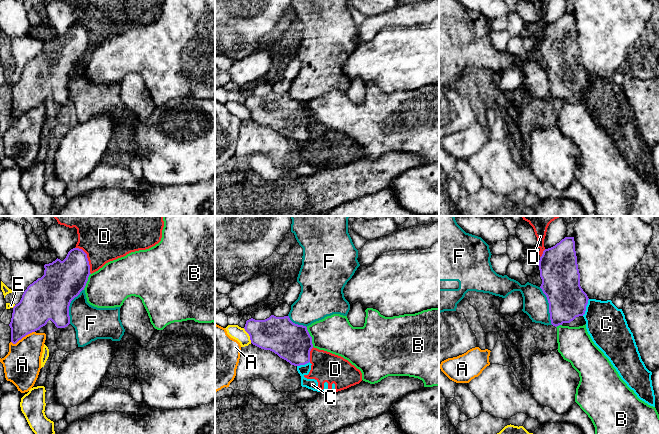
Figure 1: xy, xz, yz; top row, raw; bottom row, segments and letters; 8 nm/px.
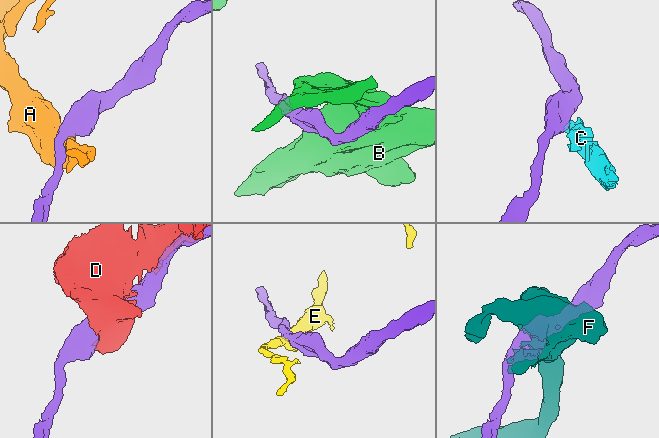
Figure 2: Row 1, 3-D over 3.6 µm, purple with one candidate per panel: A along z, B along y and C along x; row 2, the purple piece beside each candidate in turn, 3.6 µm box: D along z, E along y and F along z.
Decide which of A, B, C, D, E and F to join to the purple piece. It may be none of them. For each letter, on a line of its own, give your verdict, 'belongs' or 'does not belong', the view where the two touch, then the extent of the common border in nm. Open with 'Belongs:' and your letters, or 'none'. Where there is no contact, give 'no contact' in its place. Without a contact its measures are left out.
Belongs: none
A: does not belong; meets purple in xy; contact 220 nm long
B: does not belong; meets purple in xz; contact 170 nm long
C: does not belong; meets purple in yz; contact 150 nm long
D: does not belong; meets purple in xy; contact 260 nm long
E: does not belong; meets purple in xz; contact 140 nm long
F: does not belong; meets purple in yz; contact 320 nm long

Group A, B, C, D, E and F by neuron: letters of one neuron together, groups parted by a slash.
A / B / C D / E / F

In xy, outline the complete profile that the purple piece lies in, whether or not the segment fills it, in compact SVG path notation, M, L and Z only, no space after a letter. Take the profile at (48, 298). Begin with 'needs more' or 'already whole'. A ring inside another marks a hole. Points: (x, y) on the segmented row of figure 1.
already whole | M79 248L71 249L63 261L57 258L52 263L45 264L44 268L44 275L27 287L20 302L13 307L9 324L13 344L45 326L49 320L57 328L67 327L70 324L70 303L84 290L91 274L87 254Z

